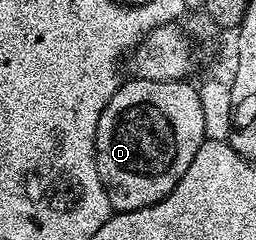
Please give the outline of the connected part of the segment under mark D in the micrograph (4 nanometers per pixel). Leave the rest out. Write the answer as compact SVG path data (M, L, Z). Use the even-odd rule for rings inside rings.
M134 77L120 82L117 93L111 94L109 105L105 105L105 109L99 118L97 125L97 133L95 134L95 160L97 161L97 173L101 177L101 185L103 186L103 194L109 197L112 212L136 211L142 207L148 207L154 203L159 203L167 196L170 191L177 185L177 181L181 181L181 177L185 177L185 169L189 169L189 165L193 165L193 157L197 157L197 149L201 149L201 145L207 139L205 133L205 116L201 110L201 97L198 90L194 86L190 87L190 82L176 81L166 83L165 81L145 81Z

